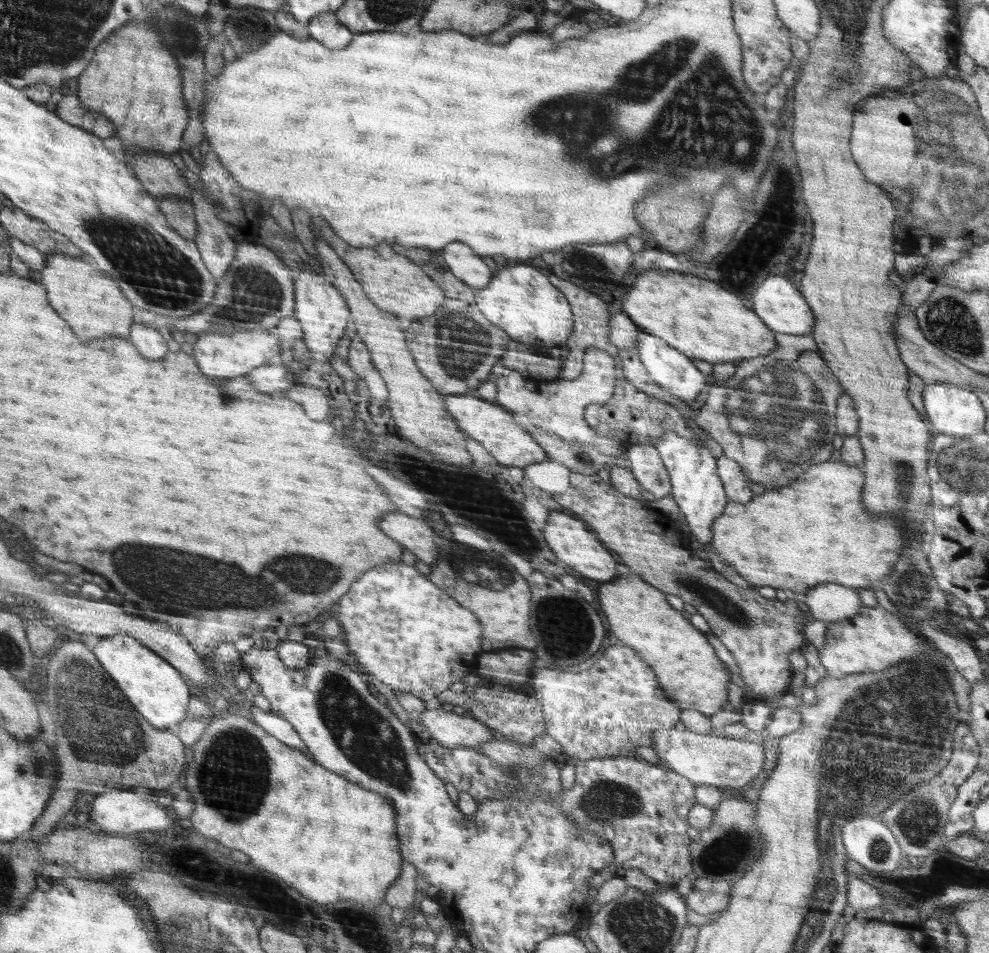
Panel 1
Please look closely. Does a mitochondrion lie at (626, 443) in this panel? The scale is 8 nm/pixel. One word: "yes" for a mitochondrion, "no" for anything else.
no

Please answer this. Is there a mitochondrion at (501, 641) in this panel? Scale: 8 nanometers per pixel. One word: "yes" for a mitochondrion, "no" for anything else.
no

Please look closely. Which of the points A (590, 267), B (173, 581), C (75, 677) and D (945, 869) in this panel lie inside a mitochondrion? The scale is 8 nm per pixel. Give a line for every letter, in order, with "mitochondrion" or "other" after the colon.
A: mitochondrion
B: mitochondrion
C: mitochondrion
D: mitochondrion

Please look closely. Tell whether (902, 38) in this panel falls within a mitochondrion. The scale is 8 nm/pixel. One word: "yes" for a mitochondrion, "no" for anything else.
no

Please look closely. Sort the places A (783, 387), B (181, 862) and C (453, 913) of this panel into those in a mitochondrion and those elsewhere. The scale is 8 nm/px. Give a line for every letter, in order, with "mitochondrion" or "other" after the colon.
A: mitochondrion
B: other
C: other

